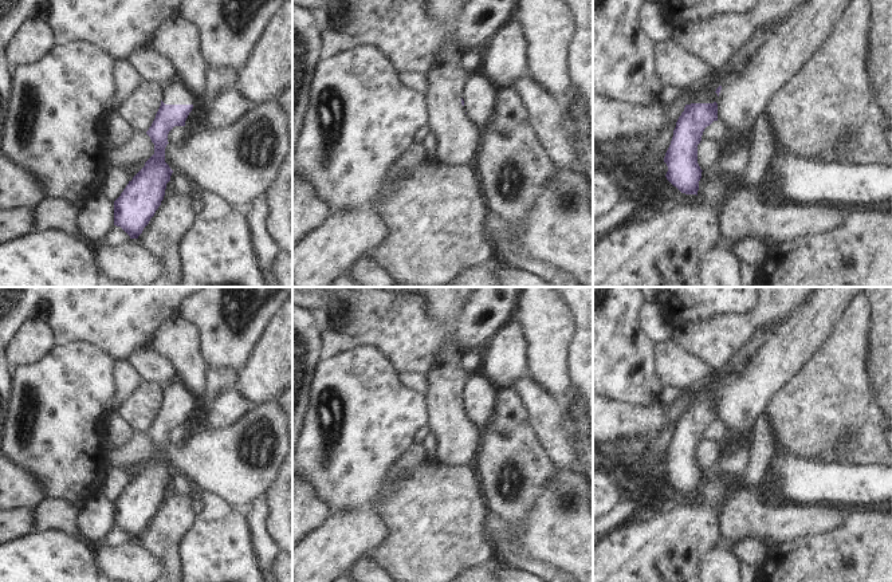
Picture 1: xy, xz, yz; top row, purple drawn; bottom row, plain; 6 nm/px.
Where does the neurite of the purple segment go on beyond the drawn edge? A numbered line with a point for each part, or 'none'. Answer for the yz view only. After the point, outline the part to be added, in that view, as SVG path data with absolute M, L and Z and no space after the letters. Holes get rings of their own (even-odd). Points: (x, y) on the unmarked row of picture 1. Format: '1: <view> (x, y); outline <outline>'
1: yz (704, 393); outline M777 326L773 330L758 329L754 335L750 338L748 343L739 349L739 351L732 357L732 359L722 369L712 370L711 375L700 386L691 390L691 404L714 404L716 402L715 389L719 385L719 381L726 374L736 374L742 371L748 359L763 347L766 339L778 329Z

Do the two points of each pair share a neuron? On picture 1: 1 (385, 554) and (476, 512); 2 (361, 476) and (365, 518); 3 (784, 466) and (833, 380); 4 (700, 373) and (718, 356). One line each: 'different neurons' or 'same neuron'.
1: same neuron
2: different neurons
3: different neurons
4: different neurons

